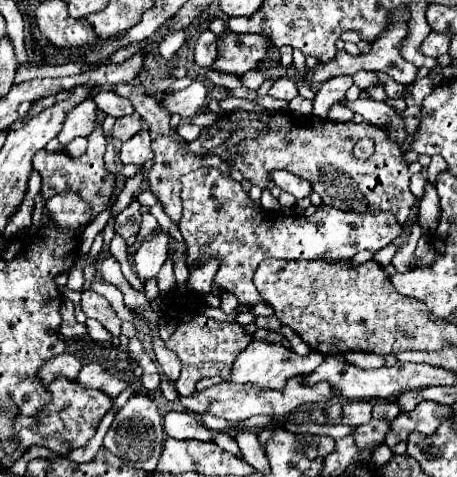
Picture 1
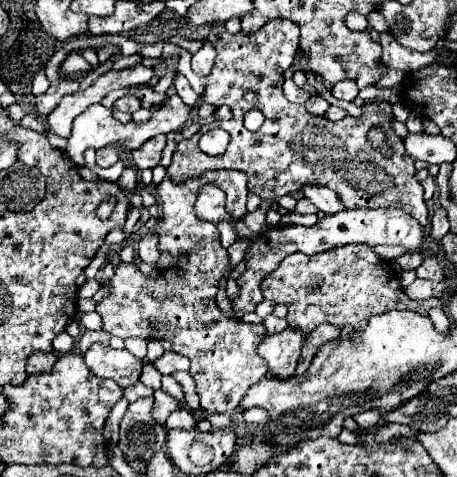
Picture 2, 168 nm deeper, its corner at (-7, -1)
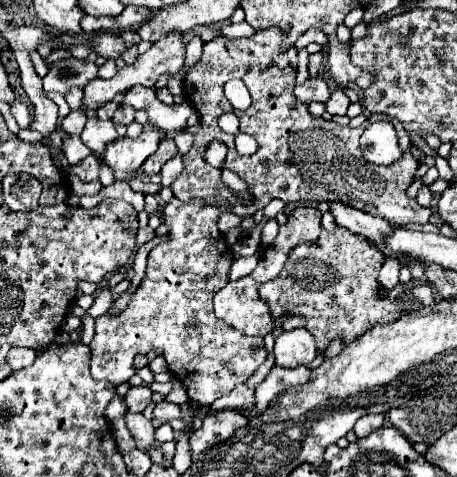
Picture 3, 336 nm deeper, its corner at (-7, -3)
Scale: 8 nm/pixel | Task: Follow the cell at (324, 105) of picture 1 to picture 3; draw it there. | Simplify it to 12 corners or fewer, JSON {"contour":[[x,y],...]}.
{"contour":[[342,89],[334,91],[326,101],[326,111],[344,115],[350,99]]}

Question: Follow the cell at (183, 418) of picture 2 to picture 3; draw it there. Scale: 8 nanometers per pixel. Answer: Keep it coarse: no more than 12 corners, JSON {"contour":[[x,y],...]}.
{"contour":[[160,401],[154,417],[162,421],[182,419],[180,405]]}

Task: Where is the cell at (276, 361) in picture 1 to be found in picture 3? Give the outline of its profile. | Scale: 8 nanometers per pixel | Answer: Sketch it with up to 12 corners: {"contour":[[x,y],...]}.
{"contour":[[306,329],[276,337],[274,365],[298,367],[316,357]]}

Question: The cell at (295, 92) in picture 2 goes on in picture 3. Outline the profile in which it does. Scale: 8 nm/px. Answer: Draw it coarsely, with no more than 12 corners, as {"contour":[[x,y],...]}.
{"contour":[[322,77],[294,87],[300,103],[326,103],[330,89]]}

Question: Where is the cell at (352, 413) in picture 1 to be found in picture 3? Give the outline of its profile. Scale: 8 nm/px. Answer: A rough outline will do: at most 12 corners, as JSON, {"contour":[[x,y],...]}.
{"contour":[[364,415],[354,431],[364,437],[382,425],[384,415]]}

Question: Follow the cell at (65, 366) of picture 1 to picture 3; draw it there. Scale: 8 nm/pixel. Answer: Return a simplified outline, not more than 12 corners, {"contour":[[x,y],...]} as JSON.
{"contour":[[16,347],[8,353],[14,371],[30,367],[38,351]]}

